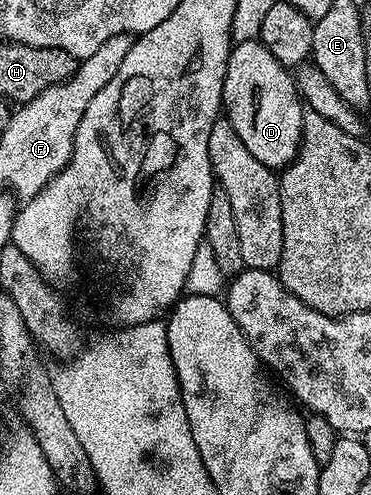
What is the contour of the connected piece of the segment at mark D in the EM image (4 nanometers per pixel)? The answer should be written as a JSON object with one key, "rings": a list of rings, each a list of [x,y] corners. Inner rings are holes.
{"rings":[[[257,39],[243,41],[230,50],[221,98],[224,118],[239,133],[239,141],[263,161],[263,165],[284,169],[292,163],[301,144],[305,111],[290,68],[283,66]]]}

